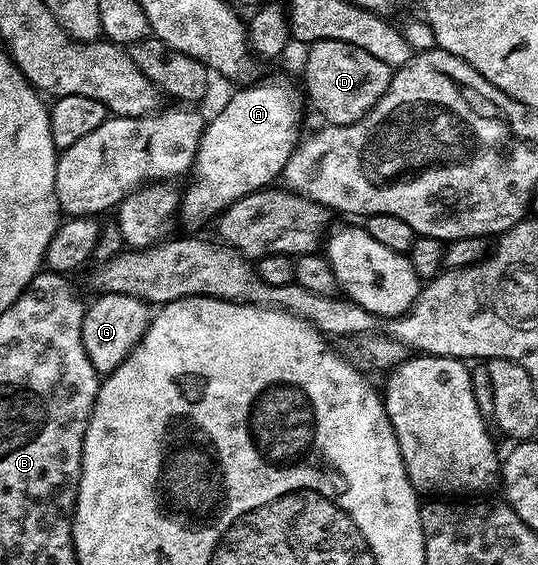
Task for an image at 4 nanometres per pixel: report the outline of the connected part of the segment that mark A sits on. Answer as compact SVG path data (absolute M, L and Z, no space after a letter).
M259 83L249 84L247 87L240 87L236 94L217 111L213 117L205 124L204 134L198 143L198 151L196 152L196 162L193 163L190 170L190 178L192 182L188 185L188 190L183 190L180 198L180 207L178 210L179 220L184 220L188 225L204 225L208 220L219 218L220 214L232 206L238 199L242 199L251 193L257 193L260 189L269 188L273 184L272 181L283 174L286 163L292 157L292 152L298 148L298 142L301 140L302 132L300 133L300 97L302 101L302 93L299 88L296 89L292 85L258 85Z

